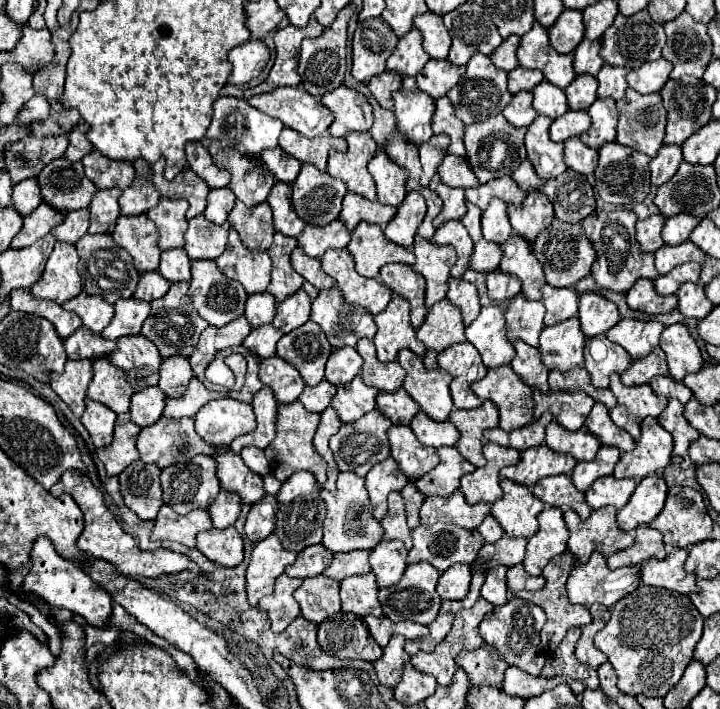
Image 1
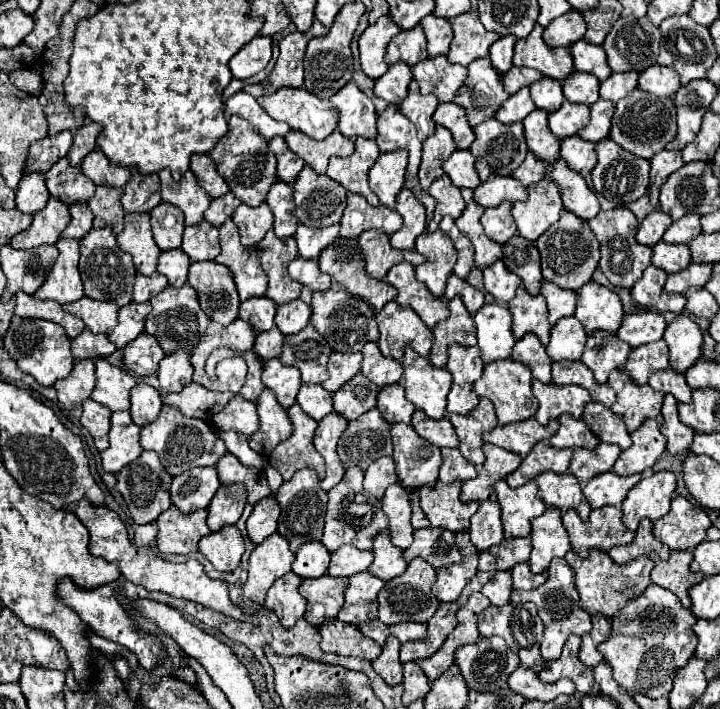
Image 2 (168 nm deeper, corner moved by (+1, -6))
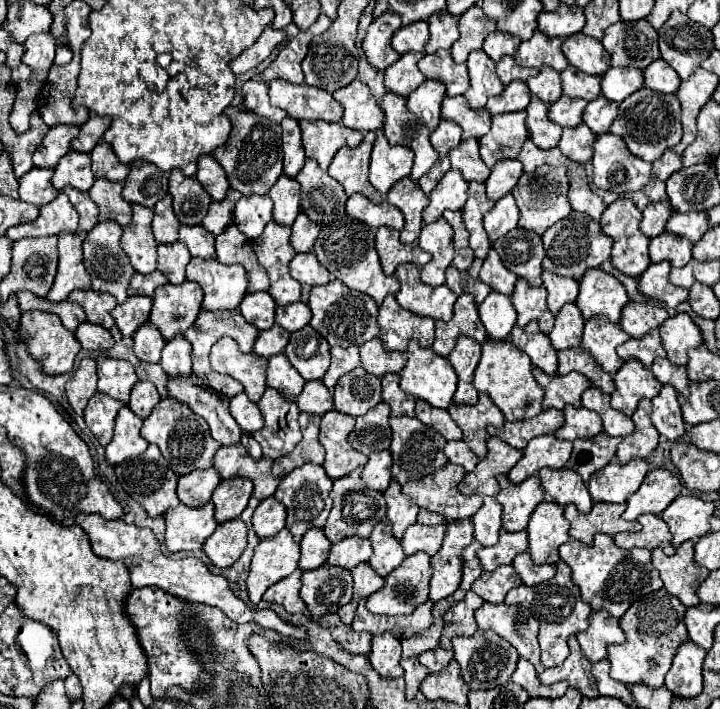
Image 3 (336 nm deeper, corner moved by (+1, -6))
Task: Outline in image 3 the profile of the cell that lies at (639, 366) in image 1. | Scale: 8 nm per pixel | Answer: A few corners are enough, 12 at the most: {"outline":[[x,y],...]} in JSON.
{"outline":[[658,329],[618,347],[624,361],[638,359],[650,367],[654,357],[666,357]]}

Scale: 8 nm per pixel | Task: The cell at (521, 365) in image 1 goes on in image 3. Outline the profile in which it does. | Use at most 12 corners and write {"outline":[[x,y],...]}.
{"outline":[[536,321],[514,327],[512,345],[538,369],[556,375],[556,349]]}

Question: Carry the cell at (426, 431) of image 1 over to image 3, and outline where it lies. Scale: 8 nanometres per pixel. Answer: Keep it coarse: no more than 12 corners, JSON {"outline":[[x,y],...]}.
{"outline":[[416,401],[416,417],[446,441],[462,439],[462,431],[446,409]]}

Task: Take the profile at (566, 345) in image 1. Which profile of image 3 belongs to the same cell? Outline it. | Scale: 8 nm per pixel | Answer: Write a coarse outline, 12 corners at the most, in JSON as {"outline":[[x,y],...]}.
{"outline":[[574,303],[556,315],[550,341],[556,351],[578,347],[584,319]]}

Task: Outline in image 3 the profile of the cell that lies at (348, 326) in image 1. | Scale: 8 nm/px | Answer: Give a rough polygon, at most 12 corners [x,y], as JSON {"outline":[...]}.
{"outline":[[338,279],[312,287],[310,325],[330,347],[380,335],[378,305]]}

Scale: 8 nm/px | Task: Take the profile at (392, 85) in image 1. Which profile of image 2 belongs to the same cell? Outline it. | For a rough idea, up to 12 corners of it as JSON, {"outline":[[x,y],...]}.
{"outline":[[394,63],[374,87],[386,103],[402,103],[412,71]]}

